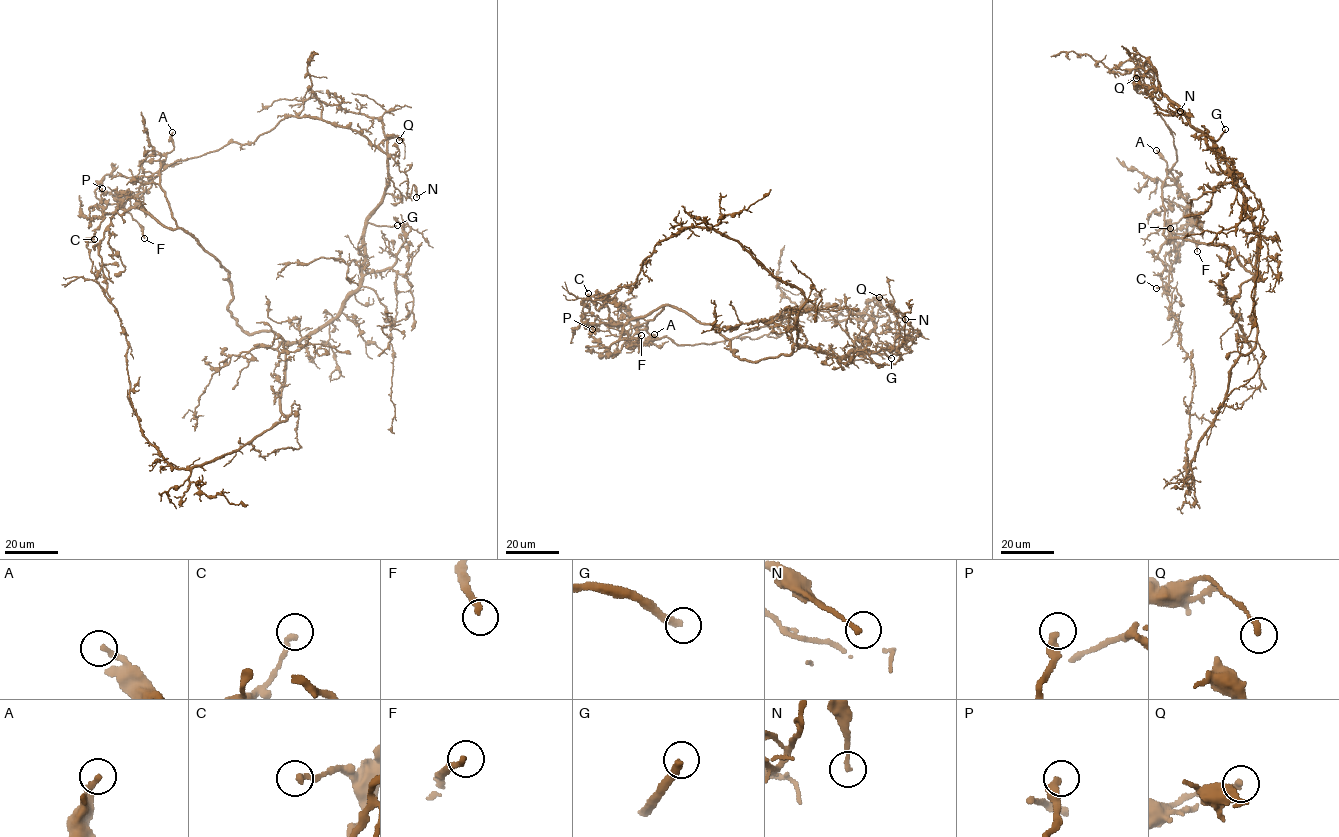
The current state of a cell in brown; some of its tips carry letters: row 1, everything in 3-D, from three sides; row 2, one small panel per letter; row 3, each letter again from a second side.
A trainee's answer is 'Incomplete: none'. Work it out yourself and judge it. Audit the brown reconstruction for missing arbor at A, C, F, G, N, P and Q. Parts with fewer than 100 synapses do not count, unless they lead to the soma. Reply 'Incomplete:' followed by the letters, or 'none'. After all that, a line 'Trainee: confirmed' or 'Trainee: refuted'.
Incomplete: G
Trainee: refuted

